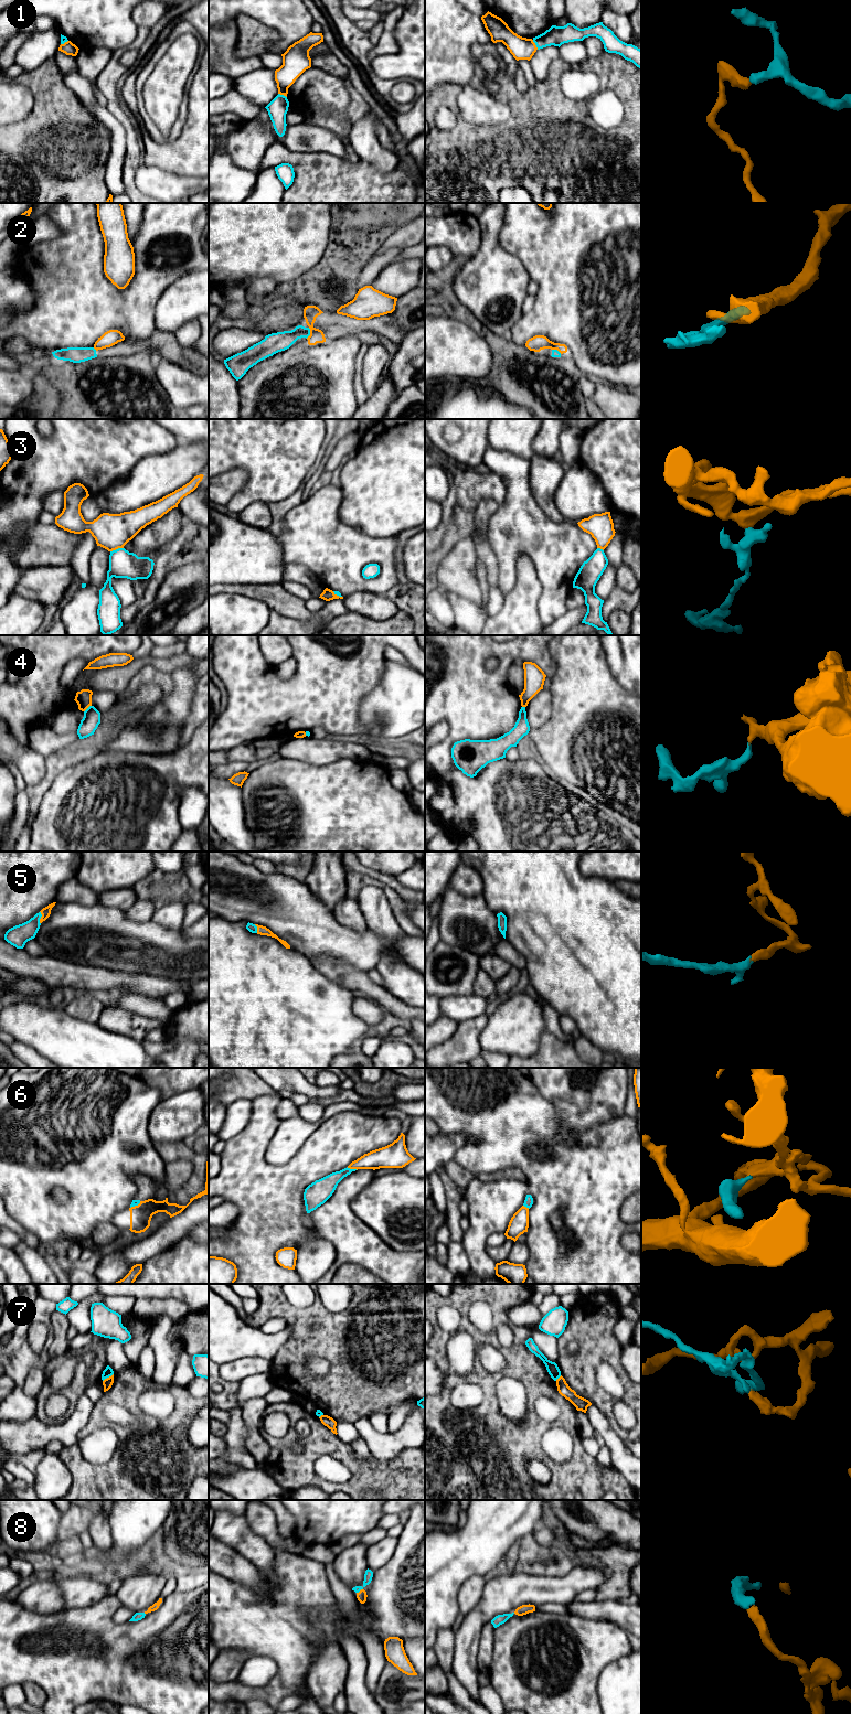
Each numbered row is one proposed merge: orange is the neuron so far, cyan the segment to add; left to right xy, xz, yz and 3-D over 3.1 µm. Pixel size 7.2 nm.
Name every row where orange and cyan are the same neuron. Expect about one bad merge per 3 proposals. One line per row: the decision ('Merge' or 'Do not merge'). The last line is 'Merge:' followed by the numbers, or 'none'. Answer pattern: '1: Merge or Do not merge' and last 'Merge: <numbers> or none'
1: Do not merge
2: Do not merge
3: Do not merge
4: Do not merge
5: Merge
6: Do not merge
7: Do not merge
8: Merge
Merge: 5, 8

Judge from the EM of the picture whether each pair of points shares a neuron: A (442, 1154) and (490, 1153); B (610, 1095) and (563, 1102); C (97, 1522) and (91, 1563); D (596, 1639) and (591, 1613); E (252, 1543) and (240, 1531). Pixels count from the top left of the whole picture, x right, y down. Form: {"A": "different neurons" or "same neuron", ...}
{"A": "different neurons", "B": "same neuron", "C": "different neurons", "D": "different neurons", "E": "same neuron"}

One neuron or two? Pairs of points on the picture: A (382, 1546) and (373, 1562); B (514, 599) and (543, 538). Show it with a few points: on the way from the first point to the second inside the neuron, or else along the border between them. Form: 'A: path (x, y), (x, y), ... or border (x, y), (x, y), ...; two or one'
A: path (382, 1550), (375, 1559); one
B: border (521, 555), (525, 555), (532, 563), (541, 586); two

